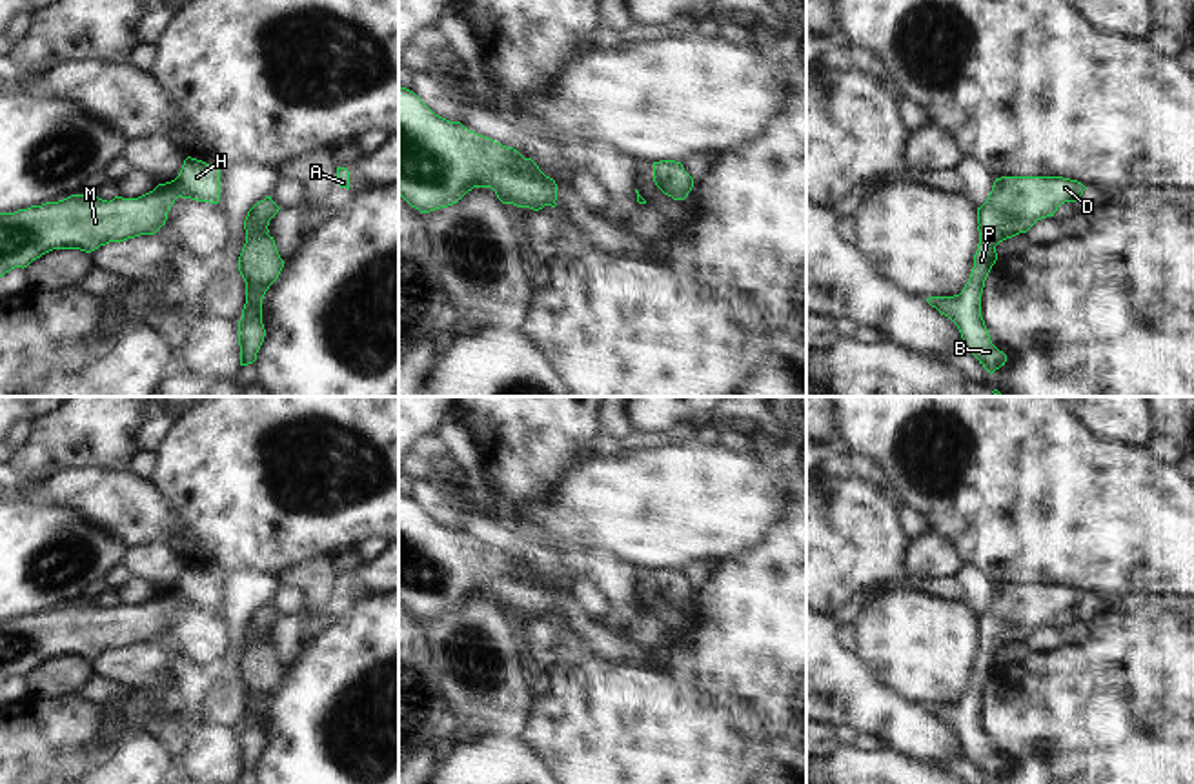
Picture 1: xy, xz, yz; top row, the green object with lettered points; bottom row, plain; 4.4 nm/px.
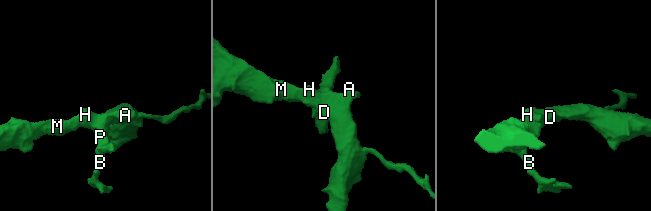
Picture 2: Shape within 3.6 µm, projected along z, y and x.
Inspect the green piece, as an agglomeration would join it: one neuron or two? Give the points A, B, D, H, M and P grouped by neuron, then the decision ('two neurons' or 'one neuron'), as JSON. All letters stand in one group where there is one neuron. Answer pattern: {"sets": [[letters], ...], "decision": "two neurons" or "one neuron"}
{"sets": [["A", "B", "D", "H", "M", "P"]], "decision": "one neuron"}

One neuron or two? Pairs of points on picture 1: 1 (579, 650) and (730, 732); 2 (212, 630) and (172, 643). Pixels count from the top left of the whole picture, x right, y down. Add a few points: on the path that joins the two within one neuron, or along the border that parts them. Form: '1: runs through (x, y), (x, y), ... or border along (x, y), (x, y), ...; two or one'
1: border along (592, 657), (581, 663), (556, 663); two
2: runs through (202, 633), (188, 633), (181, 639); one

